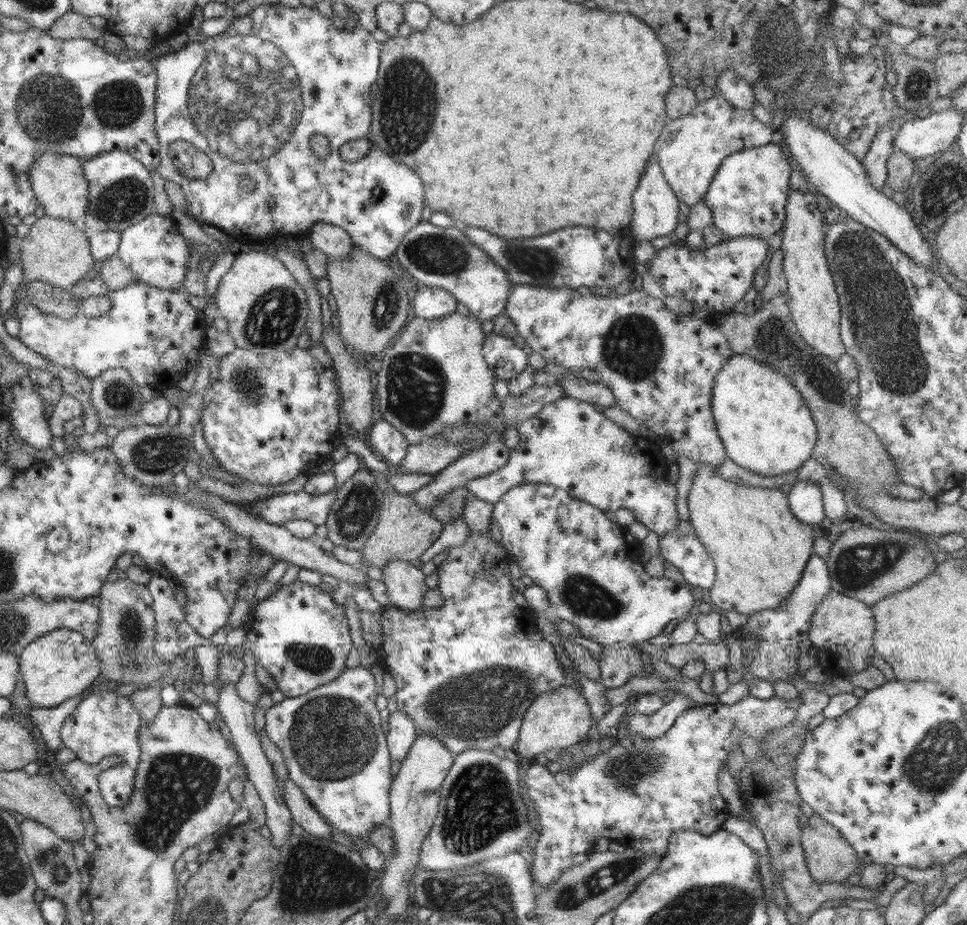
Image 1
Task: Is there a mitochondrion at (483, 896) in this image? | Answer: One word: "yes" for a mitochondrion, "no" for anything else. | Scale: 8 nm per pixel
yes

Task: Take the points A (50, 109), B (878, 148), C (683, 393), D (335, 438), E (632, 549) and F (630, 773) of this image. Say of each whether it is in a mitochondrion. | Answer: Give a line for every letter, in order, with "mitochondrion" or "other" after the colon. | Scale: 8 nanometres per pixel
A: mitochondrion
B: other
C: other
D: other
E: other
F: mitochondrion

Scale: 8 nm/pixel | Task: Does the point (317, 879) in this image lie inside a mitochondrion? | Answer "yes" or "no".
yes

